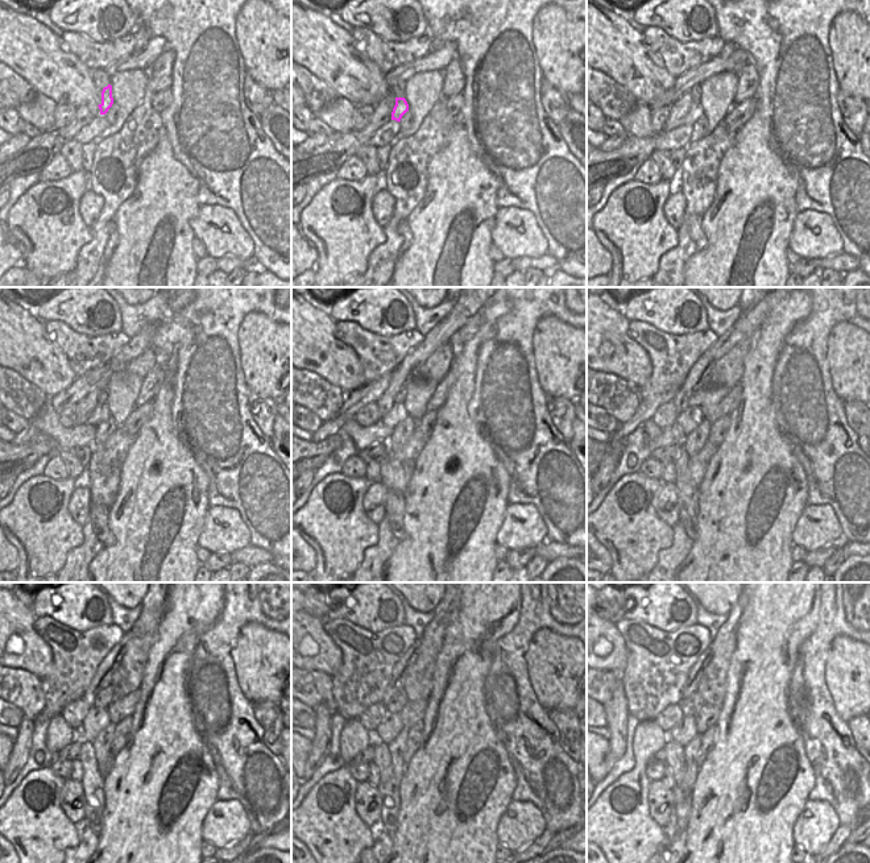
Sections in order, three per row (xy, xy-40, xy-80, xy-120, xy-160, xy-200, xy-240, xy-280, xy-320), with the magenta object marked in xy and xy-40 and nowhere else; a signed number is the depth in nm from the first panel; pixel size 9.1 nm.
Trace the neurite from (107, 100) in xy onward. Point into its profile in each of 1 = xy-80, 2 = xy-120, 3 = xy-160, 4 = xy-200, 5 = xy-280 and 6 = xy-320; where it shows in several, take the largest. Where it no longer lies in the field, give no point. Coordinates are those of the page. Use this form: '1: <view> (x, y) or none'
1: xy-80 (695, 111)
2: xy-120 (102, 413)
3: xy-160 (397, 414)
4: xy-200 (688, 420)
5: xy-280 (392, 725)
6: xy-320 (684, 731)

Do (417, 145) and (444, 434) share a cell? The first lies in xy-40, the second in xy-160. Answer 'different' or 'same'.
different

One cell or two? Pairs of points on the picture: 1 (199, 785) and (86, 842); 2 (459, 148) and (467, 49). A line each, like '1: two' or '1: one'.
1: two
2: two

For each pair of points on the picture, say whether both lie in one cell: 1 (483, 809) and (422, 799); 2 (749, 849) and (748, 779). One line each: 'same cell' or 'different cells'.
1: same cell
2: same cell

